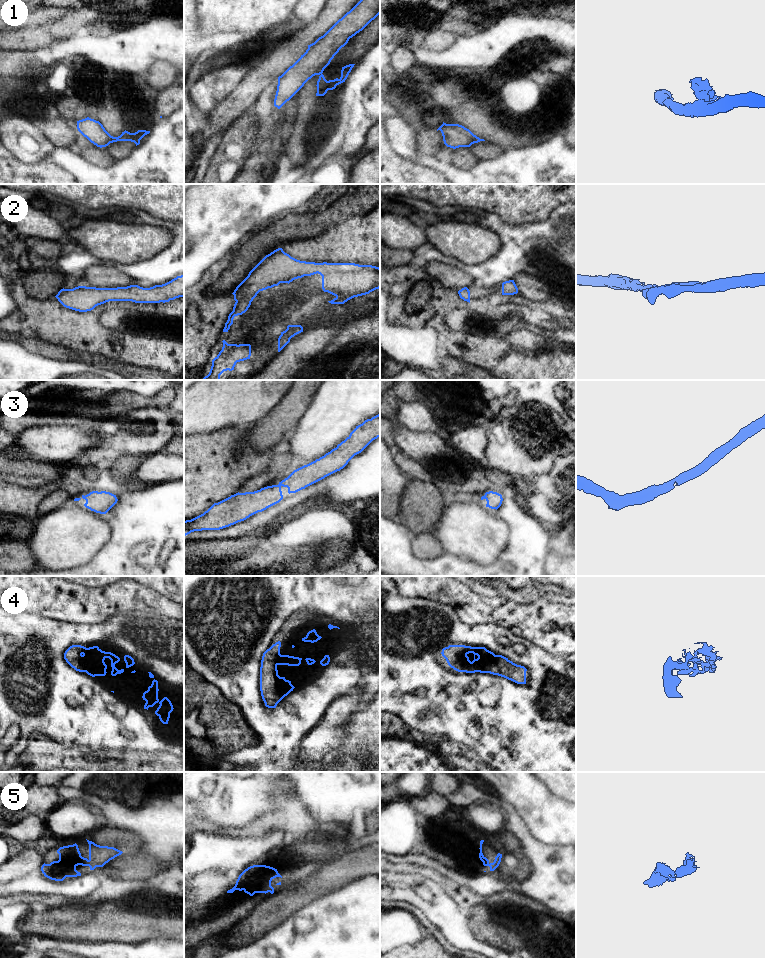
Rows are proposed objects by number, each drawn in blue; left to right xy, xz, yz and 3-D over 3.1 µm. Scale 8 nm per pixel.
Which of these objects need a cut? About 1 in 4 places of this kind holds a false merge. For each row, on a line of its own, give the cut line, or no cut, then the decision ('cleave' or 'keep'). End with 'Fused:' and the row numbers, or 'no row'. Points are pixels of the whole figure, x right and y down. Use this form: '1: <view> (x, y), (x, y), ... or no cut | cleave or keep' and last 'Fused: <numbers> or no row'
1: xy (110, 136), (111, 142) | cleave
2: no cut | keep
3: no cut | keep
4: no cut | keep
5: no cut | keep
Fused: 1

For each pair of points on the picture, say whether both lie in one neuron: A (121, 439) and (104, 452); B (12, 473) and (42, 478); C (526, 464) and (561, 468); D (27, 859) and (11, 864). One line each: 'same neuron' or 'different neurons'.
A: same neuron
B: same neuron
C: different neurons
D: same neuron

